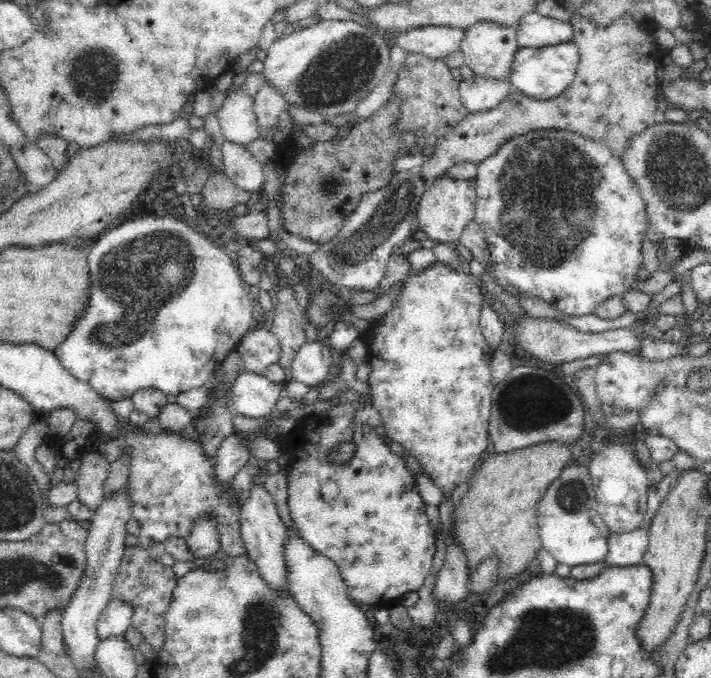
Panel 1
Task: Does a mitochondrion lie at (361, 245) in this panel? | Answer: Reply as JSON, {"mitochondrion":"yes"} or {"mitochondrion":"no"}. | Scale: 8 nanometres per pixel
{"mitochondrion":"yes"}

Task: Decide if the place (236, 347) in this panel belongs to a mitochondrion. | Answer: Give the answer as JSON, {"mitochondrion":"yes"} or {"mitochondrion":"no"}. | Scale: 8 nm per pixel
{"mitochondrion":"no"}

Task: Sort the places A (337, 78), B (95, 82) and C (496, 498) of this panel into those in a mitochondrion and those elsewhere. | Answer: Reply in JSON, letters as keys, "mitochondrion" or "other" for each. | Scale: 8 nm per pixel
{"A":"mitochondrion","B":"mitochondrion","C":"other"}

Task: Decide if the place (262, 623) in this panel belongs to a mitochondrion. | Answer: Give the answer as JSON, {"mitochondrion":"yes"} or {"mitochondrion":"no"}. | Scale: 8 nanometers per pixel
{"mitochondrion":"yes"}

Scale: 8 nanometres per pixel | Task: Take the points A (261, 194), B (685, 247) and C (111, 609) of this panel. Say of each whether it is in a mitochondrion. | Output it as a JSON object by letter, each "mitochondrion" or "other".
{"A":"other","B":"other","C":"other"}

